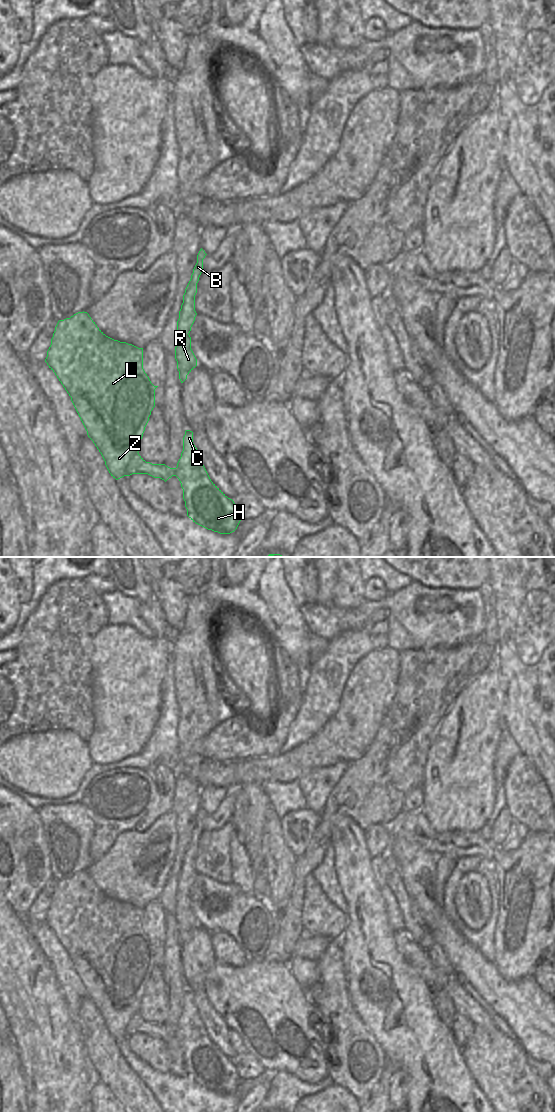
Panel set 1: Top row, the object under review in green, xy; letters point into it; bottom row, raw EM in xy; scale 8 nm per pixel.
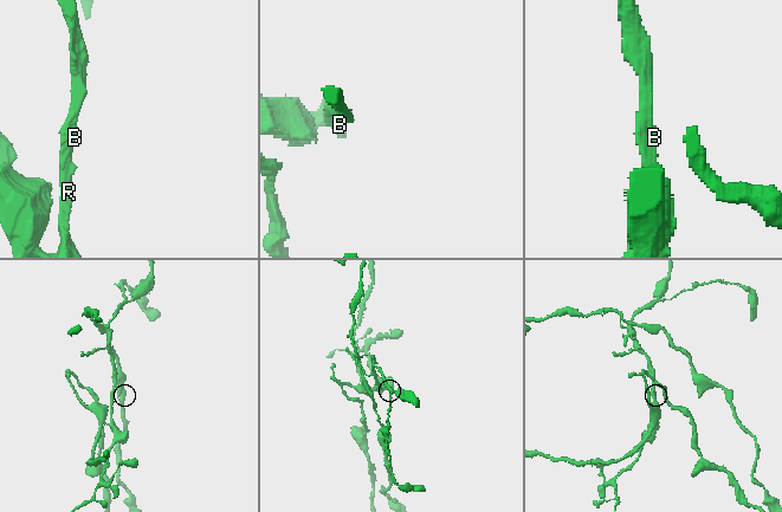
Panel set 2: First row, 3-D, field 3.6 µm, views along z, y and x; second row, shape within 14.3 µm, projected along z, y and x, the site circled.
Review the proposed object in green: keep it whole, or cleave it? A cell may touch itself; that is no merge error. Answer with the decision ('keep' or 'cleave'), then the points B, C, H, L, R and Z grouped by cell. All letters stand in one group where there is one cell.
cleave | B C H R / L Z

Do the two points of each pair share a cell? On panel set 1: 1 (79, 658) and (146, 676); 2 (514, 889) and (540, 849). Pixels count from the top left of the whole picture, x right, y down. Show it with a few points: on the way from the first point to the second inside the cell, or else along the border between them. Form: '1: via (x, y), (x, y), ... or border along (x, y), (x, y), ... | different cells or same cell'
1: border along (94, 638), (91, 654), (90, 685) | different cells
2: via (524, 879), (540, 863), (540, 859) | same cell

